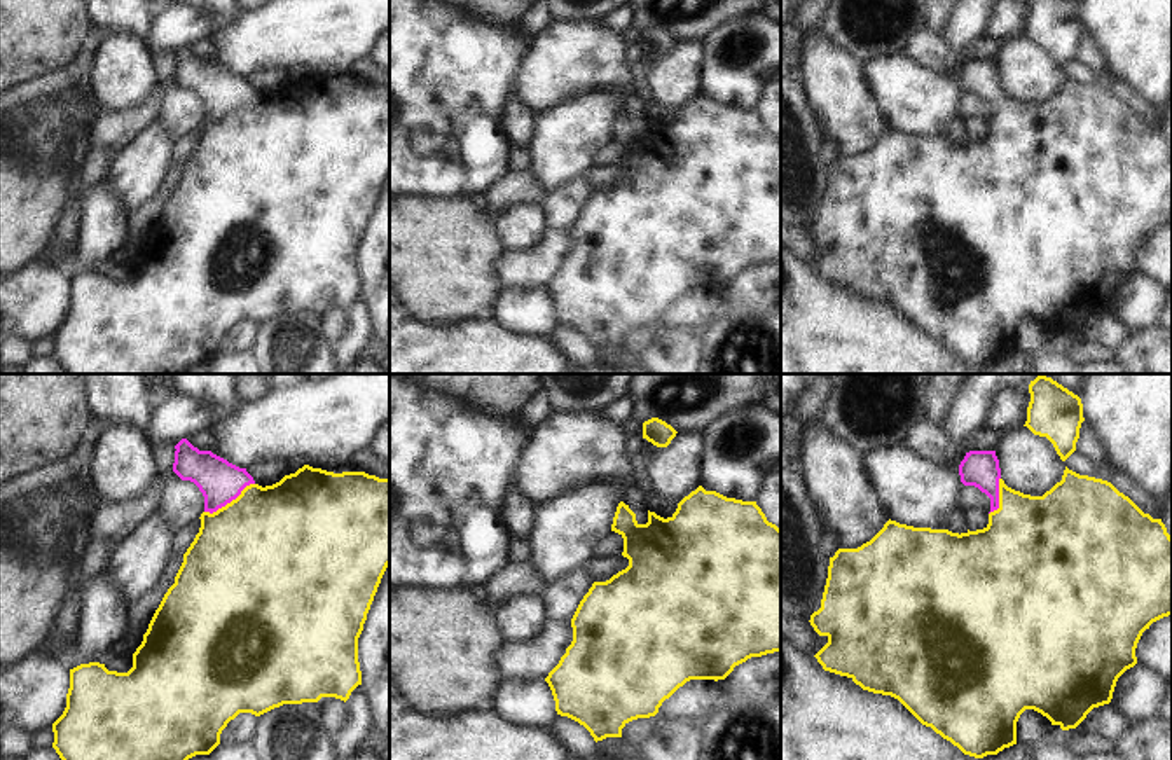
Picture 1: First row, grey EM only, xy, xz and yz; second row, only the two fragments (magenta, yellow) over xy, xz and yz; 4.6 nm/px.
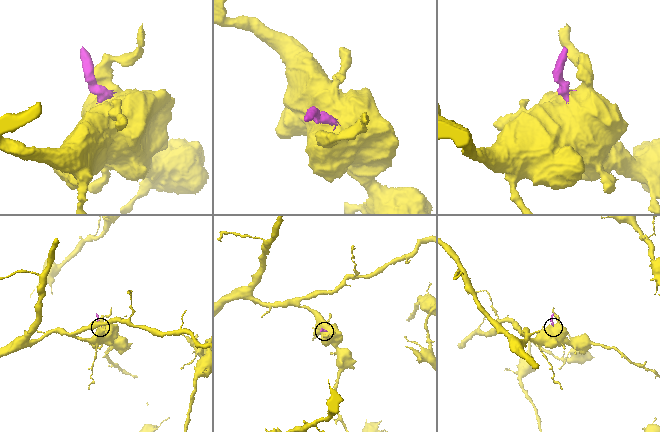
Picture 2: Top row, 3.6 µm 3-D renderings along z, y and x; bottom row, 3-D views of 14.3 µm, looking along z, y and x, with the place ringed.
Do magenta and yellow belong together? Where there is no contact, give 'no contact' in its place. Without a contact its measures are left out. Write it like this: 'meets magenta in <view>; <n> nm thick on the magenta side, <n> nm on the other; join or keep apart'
meets magenta in xy; 200 nm thick on the magenta side, 500 nm on the other; join

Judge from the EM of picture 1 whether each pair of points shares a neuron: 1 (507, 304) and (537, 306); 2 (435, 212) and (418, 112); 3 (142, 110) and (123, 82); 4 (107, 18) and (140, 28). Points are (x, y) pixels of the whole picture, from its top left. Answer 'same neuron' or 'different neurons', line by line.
1: same neuron
2: different neurons
3: different neurons
4: same neuron

